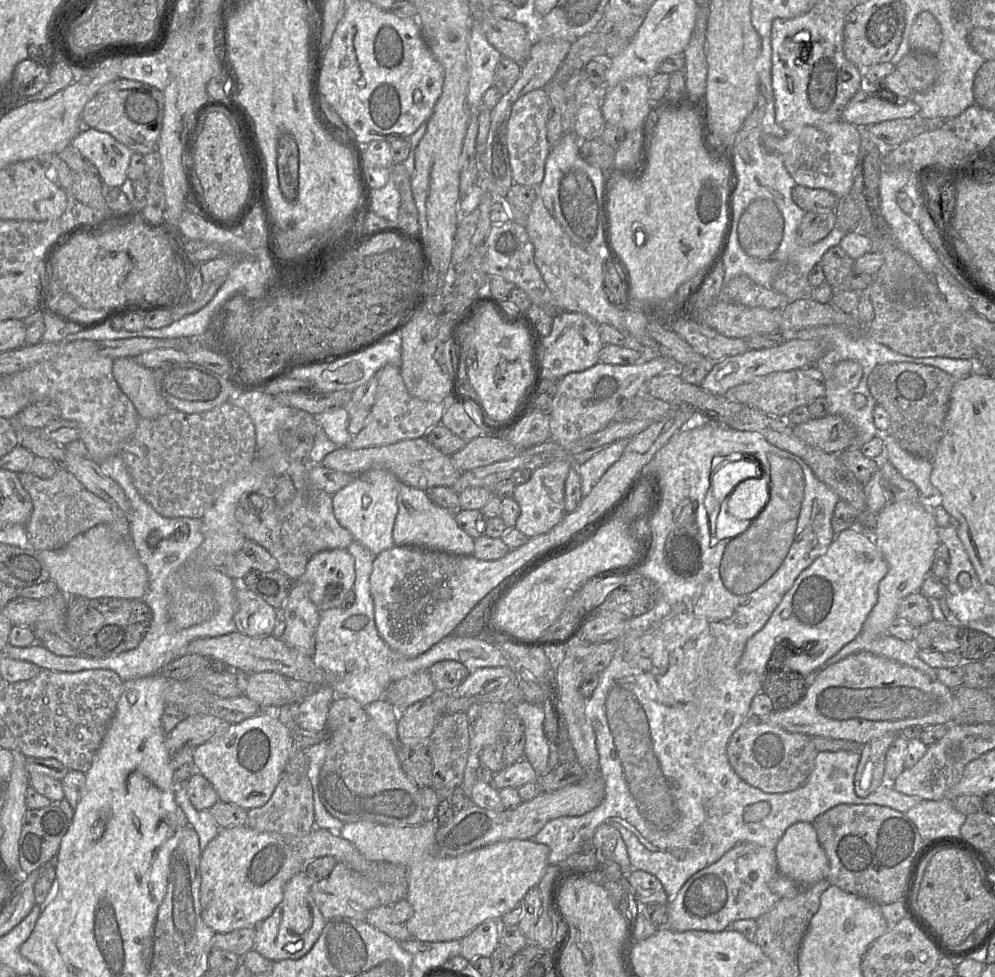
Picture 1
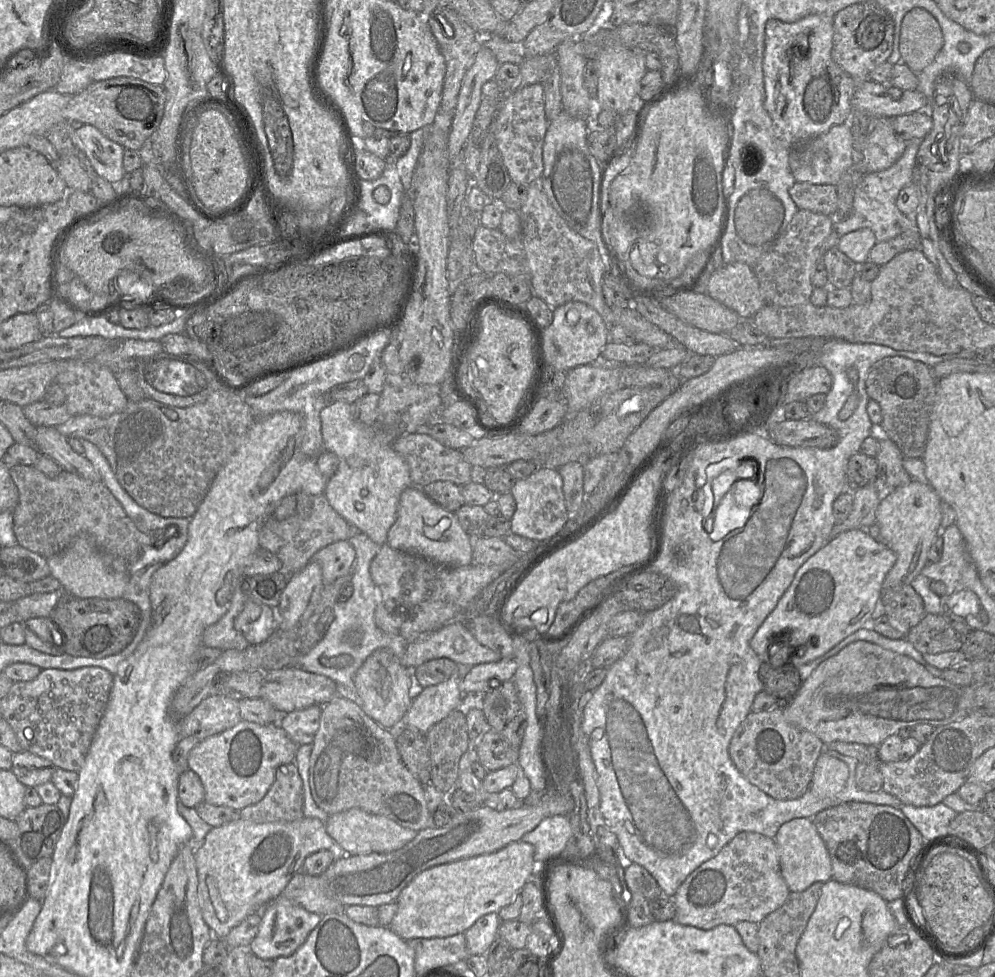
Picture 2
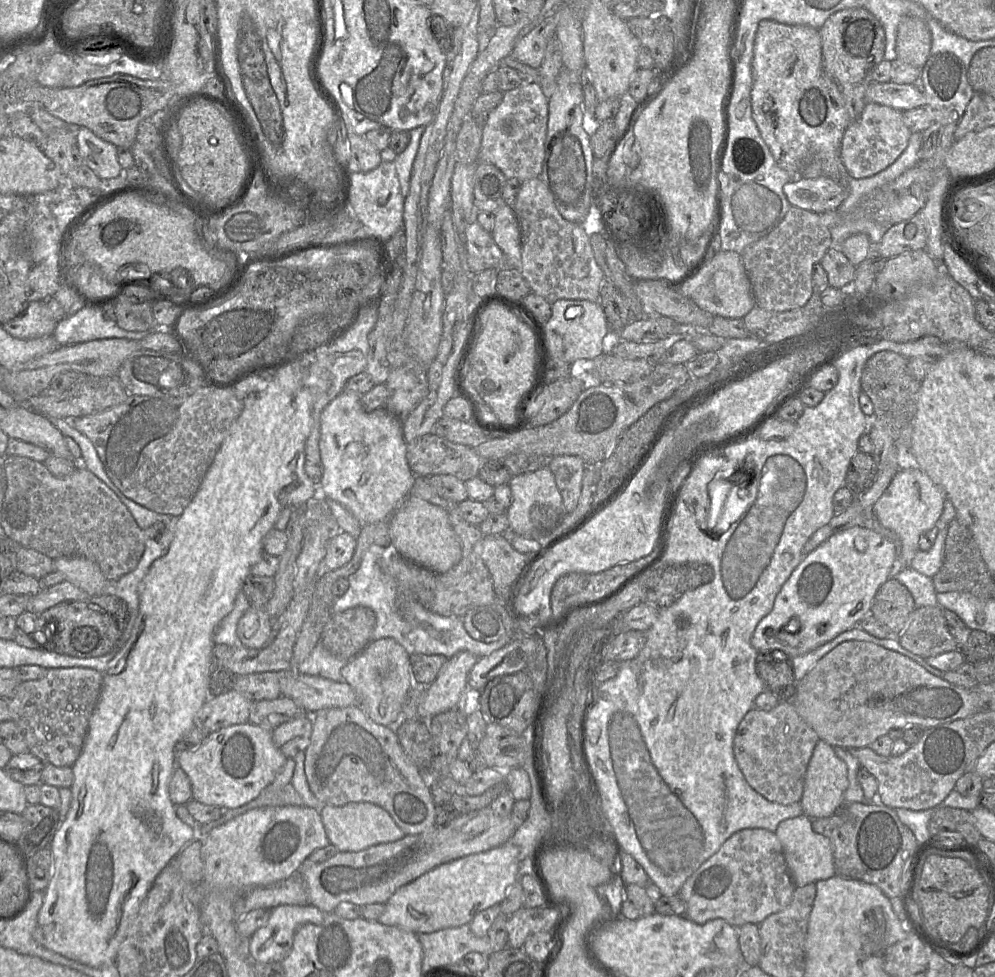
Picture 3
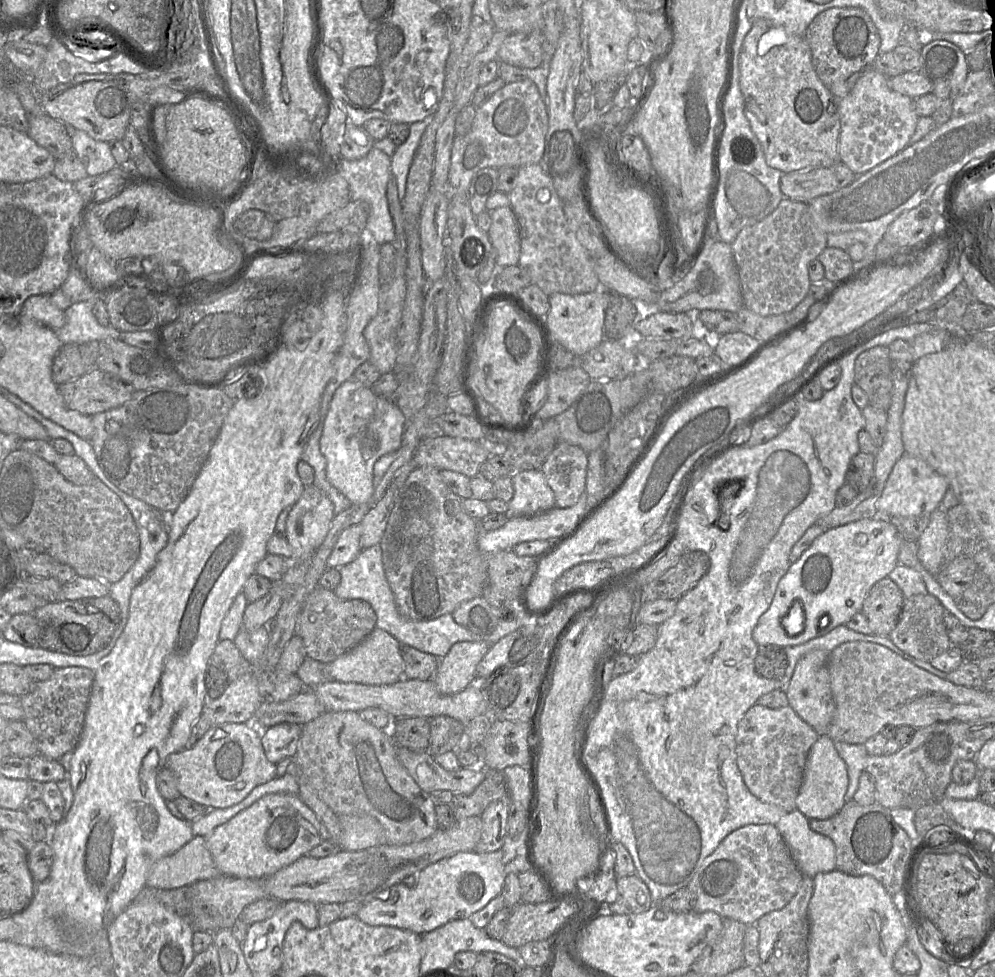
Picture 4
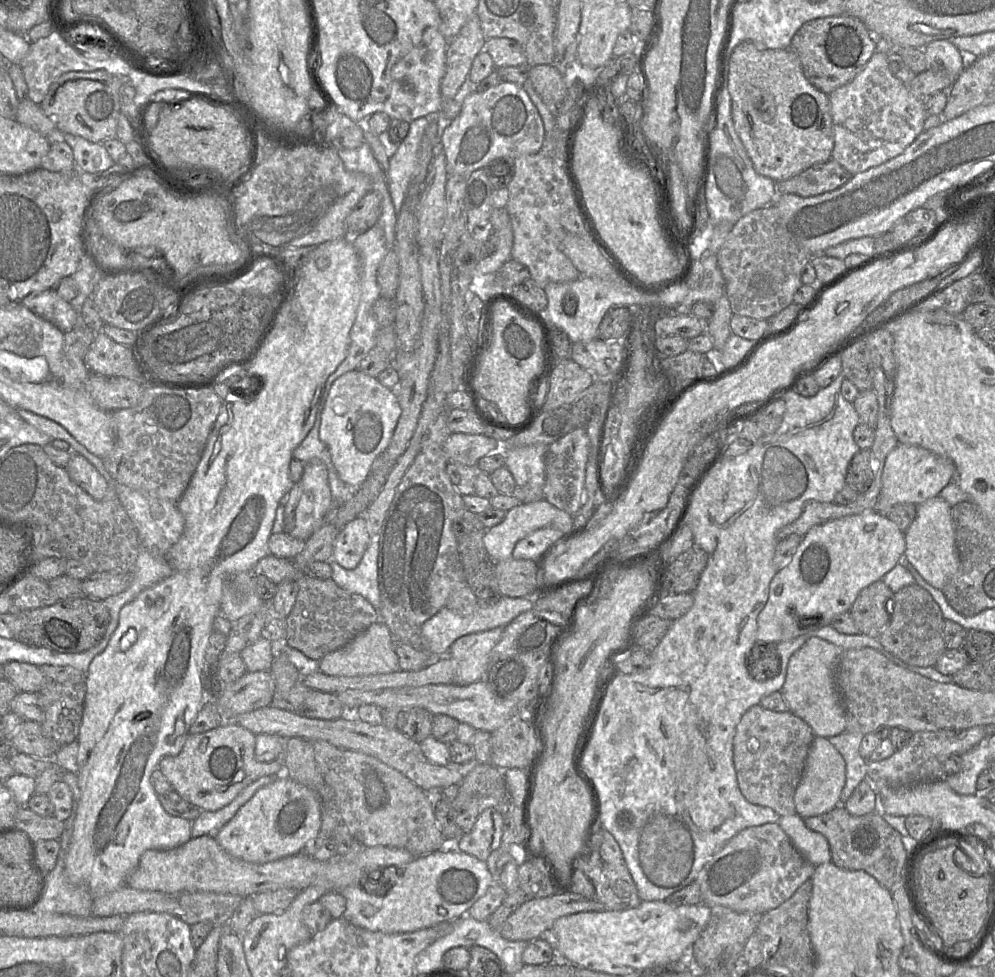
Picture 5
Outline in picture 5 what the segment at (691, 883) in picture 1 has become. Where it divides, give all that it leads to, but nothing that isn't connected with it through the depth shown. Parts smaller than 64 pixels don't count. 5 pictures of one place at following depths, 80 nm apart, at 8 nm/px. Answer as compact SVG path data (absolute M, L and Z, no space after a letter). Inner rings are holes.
M766 823L746 828L731 838L702 868L695 881L700 885L702 903L709 907L723 906L739 913L763 915L788 900L808 879L816 866L794 846L779 823Z

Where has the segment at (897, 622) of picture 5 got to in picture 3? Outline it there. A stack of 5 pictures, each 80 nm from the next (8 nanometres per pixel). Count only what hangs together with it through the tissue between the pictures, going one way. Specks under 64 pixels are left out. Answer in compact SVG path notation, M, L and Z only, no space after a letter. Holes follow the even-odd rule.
M940 605L916 607L897 636L902 647L923 659L958 649Z

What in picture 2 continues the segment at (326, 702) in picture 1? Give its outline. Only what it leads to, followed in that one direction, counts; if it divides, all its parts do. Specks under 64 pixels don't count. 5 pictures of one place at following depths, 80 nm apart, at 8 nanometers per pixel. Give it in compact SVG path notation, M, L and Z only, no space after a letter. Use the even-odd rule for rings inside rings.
M312 705L302 710L281 713L278 724L299 746L311 744L319 728L321 705Z

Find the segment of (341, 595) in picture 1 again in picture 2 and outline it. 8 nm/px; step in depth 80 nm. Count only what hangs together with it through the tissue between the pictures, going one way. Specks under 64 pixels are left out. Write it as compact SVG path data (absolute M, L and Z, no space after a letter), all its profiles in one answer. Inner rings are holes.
M349 540L332 543L318 551L312 558L321 567L323 585L332 584L354 570L355 559L355 550Z

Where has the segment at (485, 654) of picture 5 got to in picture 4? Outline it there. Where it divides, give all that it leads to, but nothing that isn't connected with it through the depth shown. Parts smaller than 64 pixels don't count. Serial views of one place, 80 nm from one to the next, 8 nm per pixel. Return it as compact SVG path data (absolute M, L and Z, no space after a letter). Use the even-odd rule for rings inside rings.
M485 641L455 643L440 659L437 672L432 678L438 692L452 695L475 683L477 666L490 647Z

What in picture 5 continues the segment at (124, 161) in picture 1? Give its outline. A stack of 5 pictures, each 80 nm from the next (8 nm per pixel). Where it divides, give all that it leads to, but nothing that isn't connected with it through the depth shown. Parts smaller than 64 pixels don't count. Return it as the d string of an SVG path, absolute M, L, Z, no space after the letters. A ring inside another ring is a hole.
M76 136L72 149L78 172L102 172L115 163L104 148L103 143L92 143Z

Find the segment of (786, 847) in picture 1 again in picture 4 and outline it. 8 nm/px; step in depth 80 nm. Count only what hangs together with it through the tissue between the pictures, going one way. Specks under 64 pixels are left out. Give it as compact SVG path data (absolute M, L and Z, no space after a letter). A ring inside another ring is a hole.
M794 810L776 824L780 834L785 840L791 855L804 876L813 878L816 874L830 872L836 869L835 845L833 841L809 827L809 819L798 810Z

